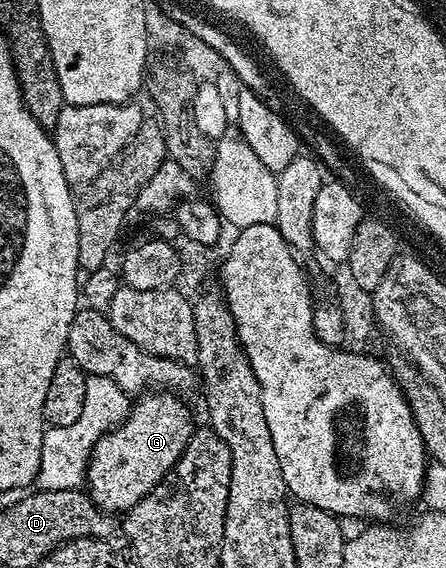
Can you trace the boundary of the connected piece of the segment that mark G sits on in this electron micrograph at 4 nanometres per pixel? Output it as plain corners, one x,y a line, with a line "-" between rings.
152,390
143,393
139,399
130,404
127,417
107,434
103,435
91,451
91,460
87,462
87,478
85,490
91,500
103,511
126,513
130,507
137,505
141,497
148,495
158,483
164,479
191,439
191,434
197,430
196,424
191,424
191,411
186,407
180,396
169,391

